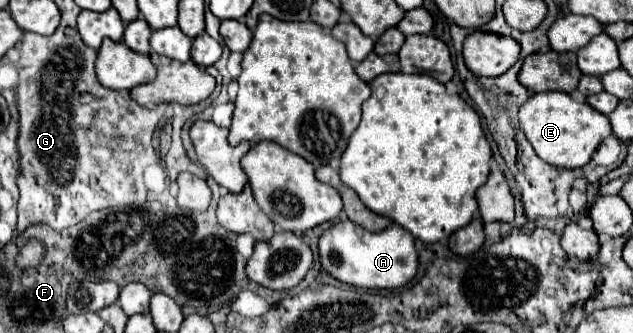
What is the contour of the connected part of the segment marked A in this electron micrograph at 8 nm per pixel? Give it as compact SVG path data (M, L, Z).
M339 221L319 237L319 261L337 281L363 289L399 289L407 285L419 269L415 239L395 223L379 233L371 233L353 221Z

